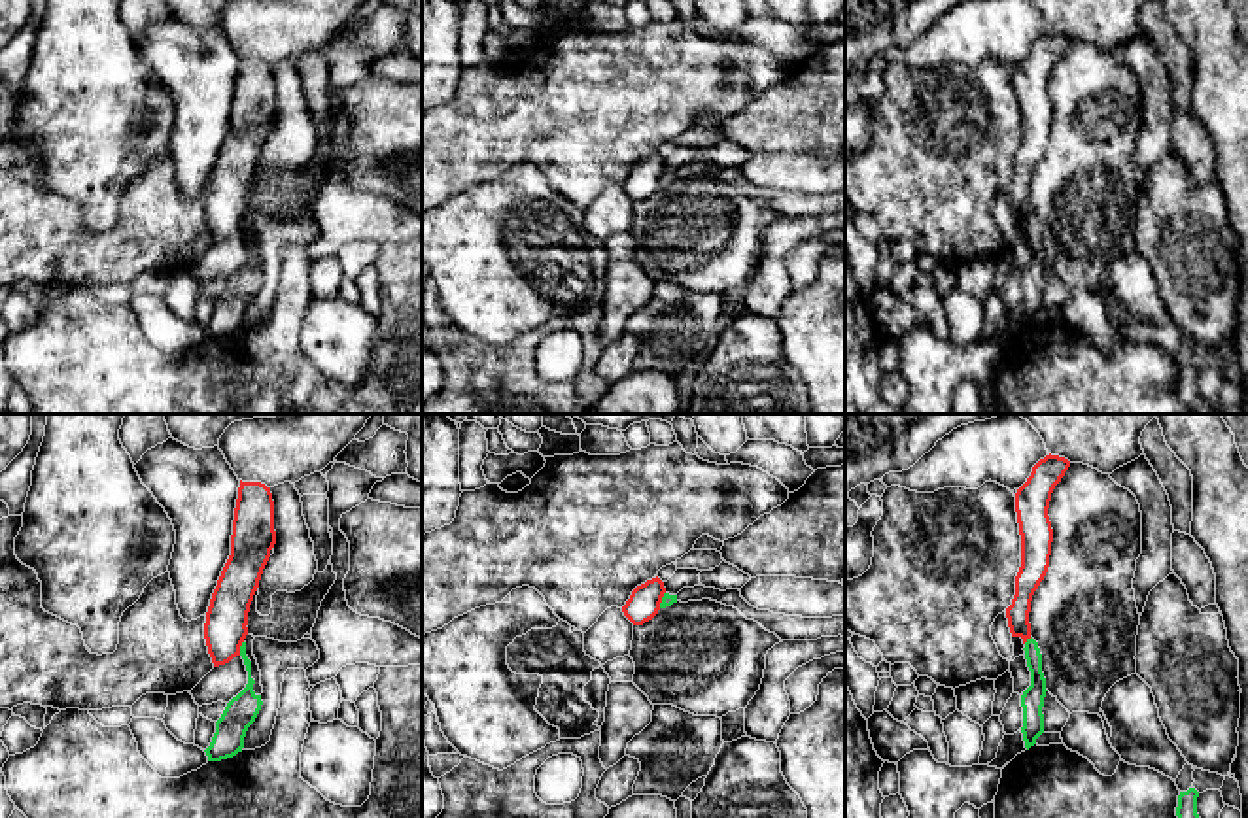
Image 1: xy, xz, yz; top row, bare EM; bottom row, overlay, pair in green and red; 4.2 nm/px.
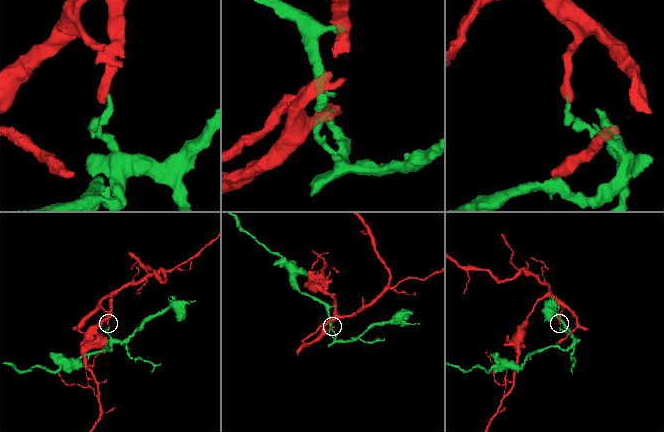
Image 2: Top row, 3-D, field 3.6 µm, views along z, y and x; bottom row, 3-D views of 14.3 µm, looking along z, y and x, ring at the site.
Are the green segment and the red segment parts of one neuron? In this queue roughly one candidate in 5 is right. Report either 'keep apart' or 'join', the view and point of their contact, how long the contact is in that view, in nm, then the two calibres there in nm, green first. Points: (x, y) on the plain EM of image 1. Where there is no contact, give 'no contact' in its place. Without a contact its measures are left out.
keep apart; contact xy (241, 225); length 70 nm; calibres 120 and 180 nm

